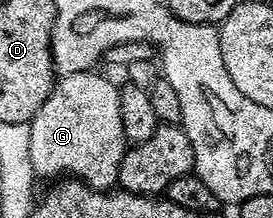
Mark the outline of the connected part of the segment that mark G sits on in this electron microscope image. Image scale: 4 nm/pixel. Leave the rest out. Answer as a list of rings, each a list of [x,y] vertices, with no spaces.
[[[97,71],[64,74],[28,126],[34,178],[61,179],[68,175],[102,191],[117,185],[119,163],[127,148],[119,115],[119,89]]]

